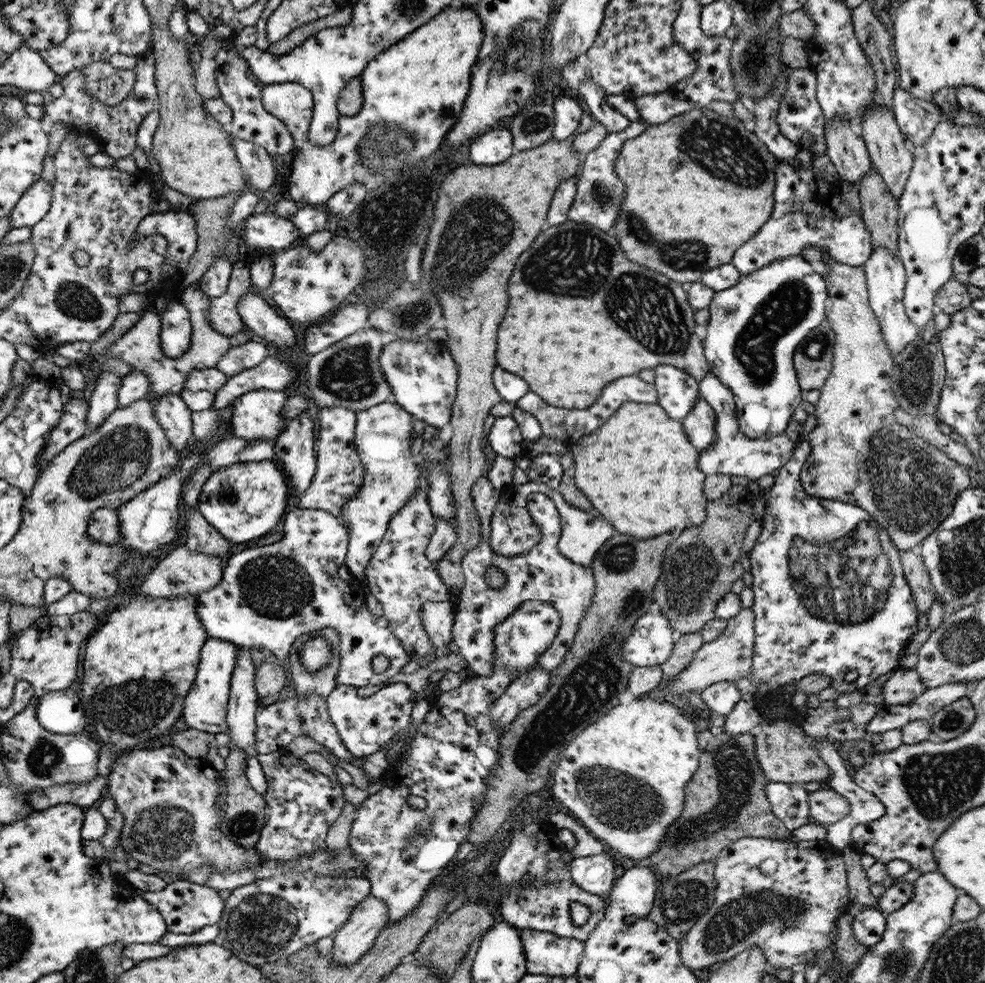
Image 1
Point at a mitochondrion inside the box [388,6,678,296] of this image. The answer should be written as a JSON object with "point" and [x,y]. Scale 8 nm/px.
{"point":[519,48]}

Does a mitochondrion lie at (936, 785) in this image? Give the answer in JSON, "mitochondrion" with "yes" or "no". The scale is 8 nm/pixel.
{"mitochondrion":"yes"}

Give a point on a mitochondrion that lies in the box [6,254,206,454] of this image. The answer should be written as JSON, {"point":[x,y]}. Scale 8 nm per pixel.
{"point":[75,300]}

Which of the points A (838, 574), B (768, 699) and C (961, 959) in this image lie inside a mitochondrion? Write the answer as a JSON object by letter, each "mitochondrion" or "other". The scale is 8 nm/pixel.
{"A":"mitochondrion","B":"other","C":"mitochondrion"}

